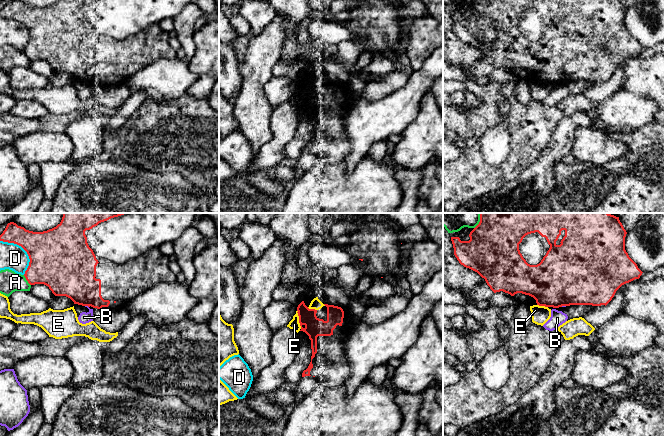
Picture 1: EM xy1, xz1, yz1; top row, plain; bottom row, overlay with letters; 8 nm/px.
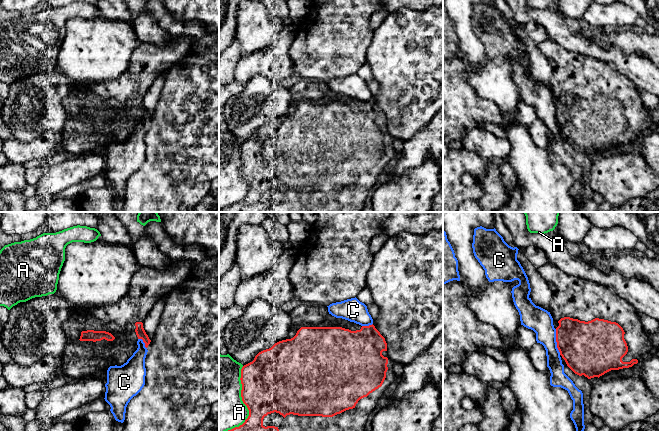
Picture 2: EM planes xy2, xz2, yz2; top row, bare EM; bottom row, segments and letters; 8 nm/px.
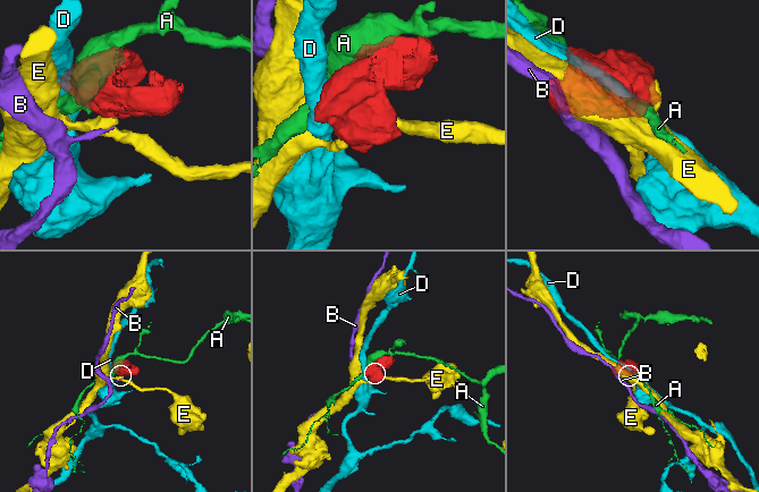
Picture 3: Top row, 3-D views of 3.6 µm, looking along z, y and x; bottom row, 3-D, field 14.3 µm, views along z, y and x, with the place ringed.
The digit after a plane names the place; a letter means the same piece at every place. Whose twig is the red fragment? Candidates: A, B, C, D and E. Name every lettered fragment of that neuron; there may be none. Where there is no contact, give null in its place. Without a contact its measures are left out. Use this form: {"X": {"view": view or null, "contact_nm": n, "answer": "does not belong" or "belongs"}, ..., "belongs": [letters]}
{"A": {"view": "xz2", "contact_nm": 600, "answer": "does not belong"}, "B": {"view": "xy1", "contact_nm": 40, "answer": "does not belong"}, "C": {"view": "yz2", "contact_nm": 220, "answer": "does not belong"}, "D": {"view": "xy1", "contact_nm": 340, "answer": "does not belong"}, "E": {"view": "xz1", "contact_nm": 160, "answer": "does not belong"}, "belongs": []}

